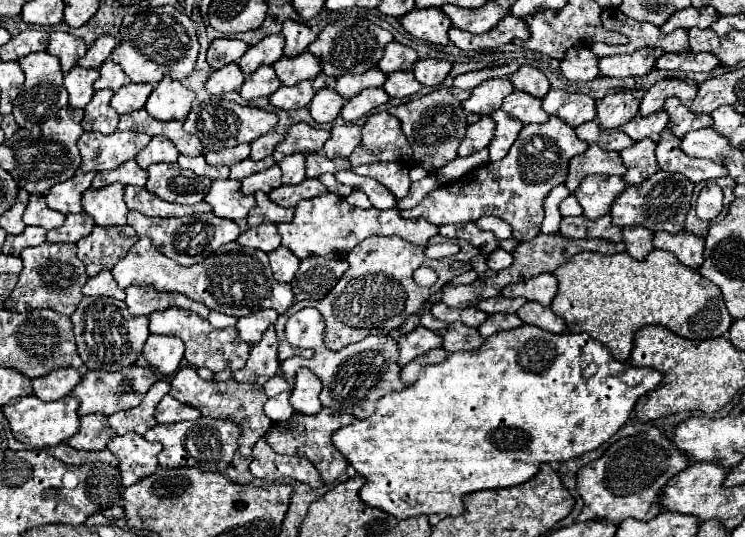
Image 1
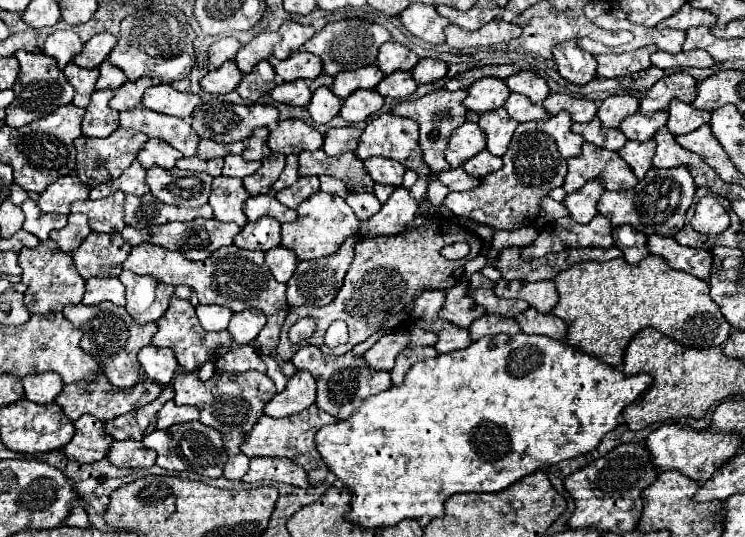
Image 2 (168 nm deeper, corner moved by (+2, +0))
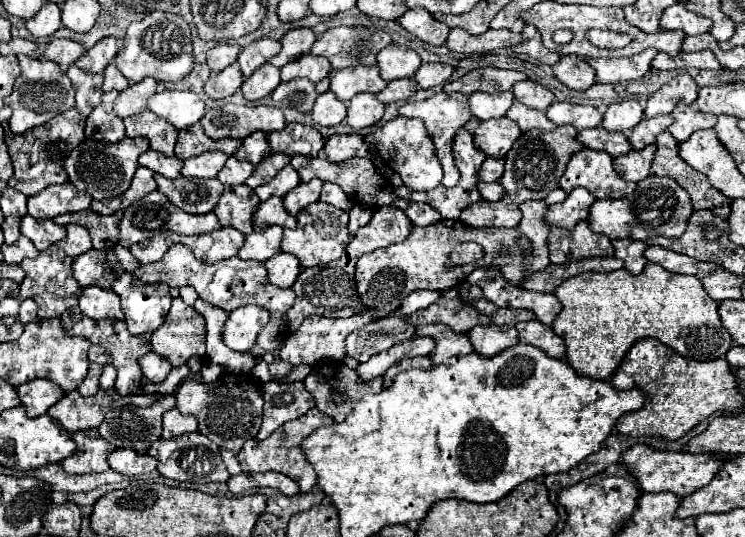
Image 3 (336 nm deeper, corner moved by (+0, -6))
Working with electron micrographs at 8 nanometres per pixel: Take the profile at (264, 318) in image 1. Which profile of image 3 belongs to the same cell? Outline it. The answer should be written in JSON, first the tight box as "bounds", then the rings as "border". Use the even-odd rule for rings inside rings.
{"bounds":[224,305,268,353],"border":[[[258,305],[238,307],[234,313],[230,313],[230,319],[226,321],[224,343],[234,351],[246,353],[254,347],[258,333],[266,327],[268,321],[268,311]]]}

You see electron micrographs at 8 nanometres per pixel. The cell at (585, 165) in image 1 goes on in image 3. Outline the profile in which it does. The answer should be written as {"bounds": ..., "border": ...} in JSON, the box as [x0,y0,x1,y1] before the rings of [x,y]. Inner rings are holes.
{"bounds":[560,149,636,199],"border":[[[582,149],[566,167],[560,179],[560,187],[570,193],[576,187],[586,187],[596,199],[620,199],[636,189],[636,183],[622,179],[612,165],[612,157],[606,151]]]}

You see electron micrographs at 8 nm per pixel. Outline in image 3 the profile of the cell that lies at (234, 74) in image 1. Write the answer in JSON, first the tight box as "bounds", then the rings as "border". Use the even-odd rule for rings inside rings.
{"bounds":[204,63,244,99],"border":[[[232,63],[230,67],[226,67],[224,71],[220,73],[214,73],[206,85],[204,85],[204,91],[210,99],[224,99],[224,97],[230,97],[240,85],[242,85],[244,77],[242,77],[242,71],[236,63]]]}

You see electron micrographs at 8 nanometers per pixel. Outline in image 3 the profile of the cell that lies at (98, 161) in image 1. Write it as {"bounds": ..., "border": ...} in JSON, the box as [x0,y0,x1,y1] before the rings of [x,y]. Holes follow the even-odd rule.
{"bounds":[64,137,150,201],"border":[[[124,137],[122,141],[118,141],[114,145],[84,141],[68,155],[64,165],[66,165],[66,173],[70,177],[70,183],[74,183],[74,187],[90,193],[94,199],[100,201],[100,199],[118,197],[130,187],[132,175],[138,169],[138,157],[148,149],[150,149],[150,145],[148,145],[146,137],[138,137],[138,139]]]}

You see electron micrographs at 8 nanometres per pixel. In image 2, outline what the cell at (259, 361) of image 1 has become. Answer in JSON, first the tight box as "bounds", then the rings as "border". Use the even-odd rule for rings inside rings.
{"bounds":[124,243,288,355],"border":[[[142,243],[130,249],[124,269],[134,271],[136,275],[150,275],[162,283],[170,285],[188,285],[194,287],[202,305],[224,305],[230,311],[240,311],[256,307],[266,315],[267,323],[256,337],[256,349],[260,355],[270,355],[278,347],[280,329],[288,315],[286,303],[286,285],[278,283],[270,269],[264,263],[262,251],[244,251],[230,245],[228,249],[218,249],[212,257],[204,261],[190,261],[180,251],[170,251],[166,247],[156,247],[152,243]]]}

